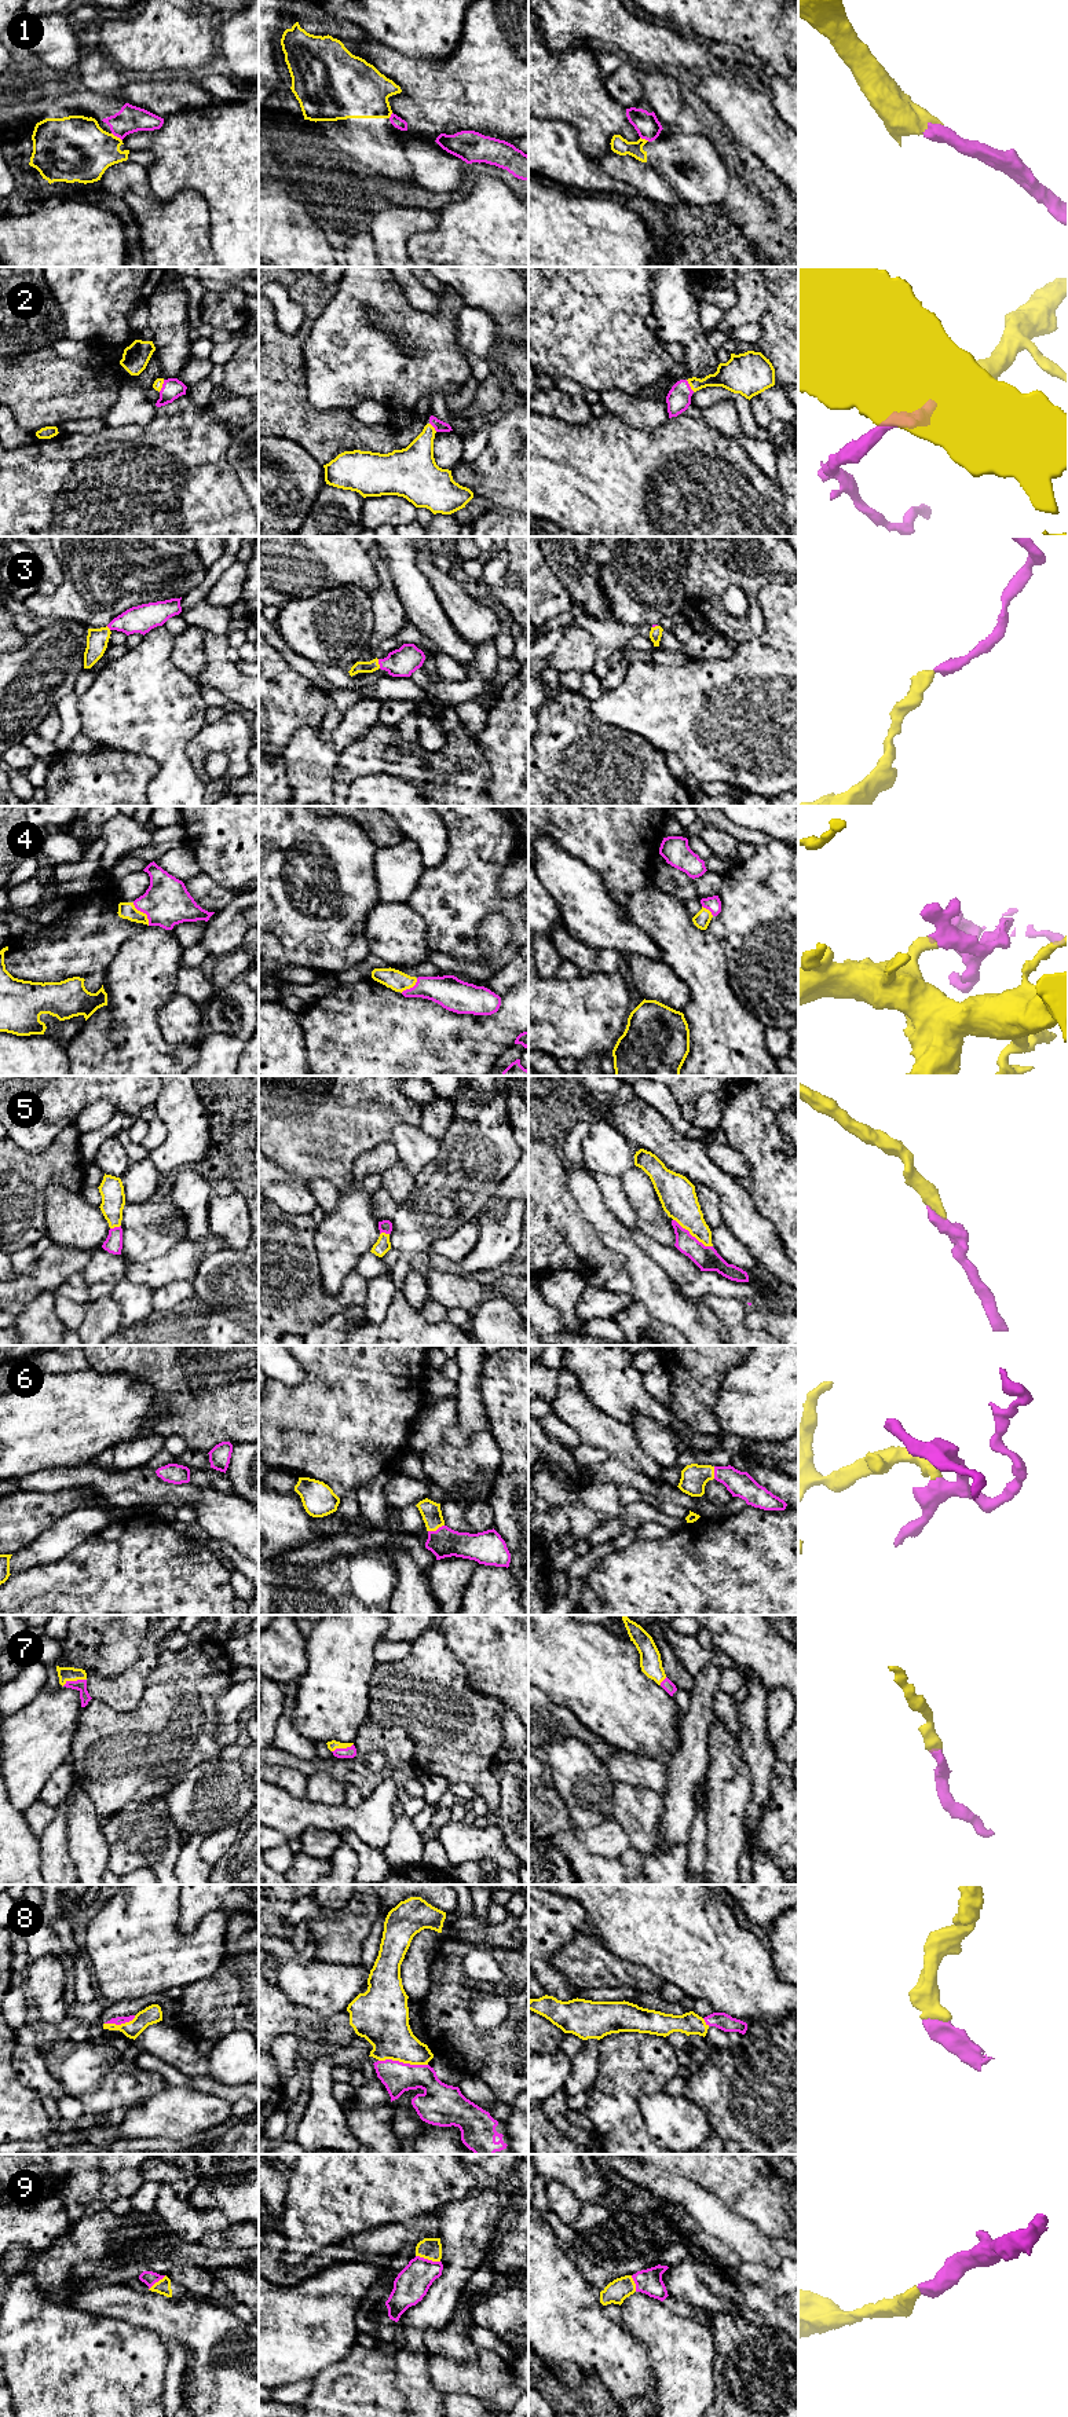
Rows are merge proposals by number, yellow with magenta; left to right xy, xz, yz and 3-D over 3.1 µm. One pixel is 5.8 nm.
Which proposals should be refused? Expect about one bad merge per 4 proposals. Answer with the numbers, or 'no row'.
1

